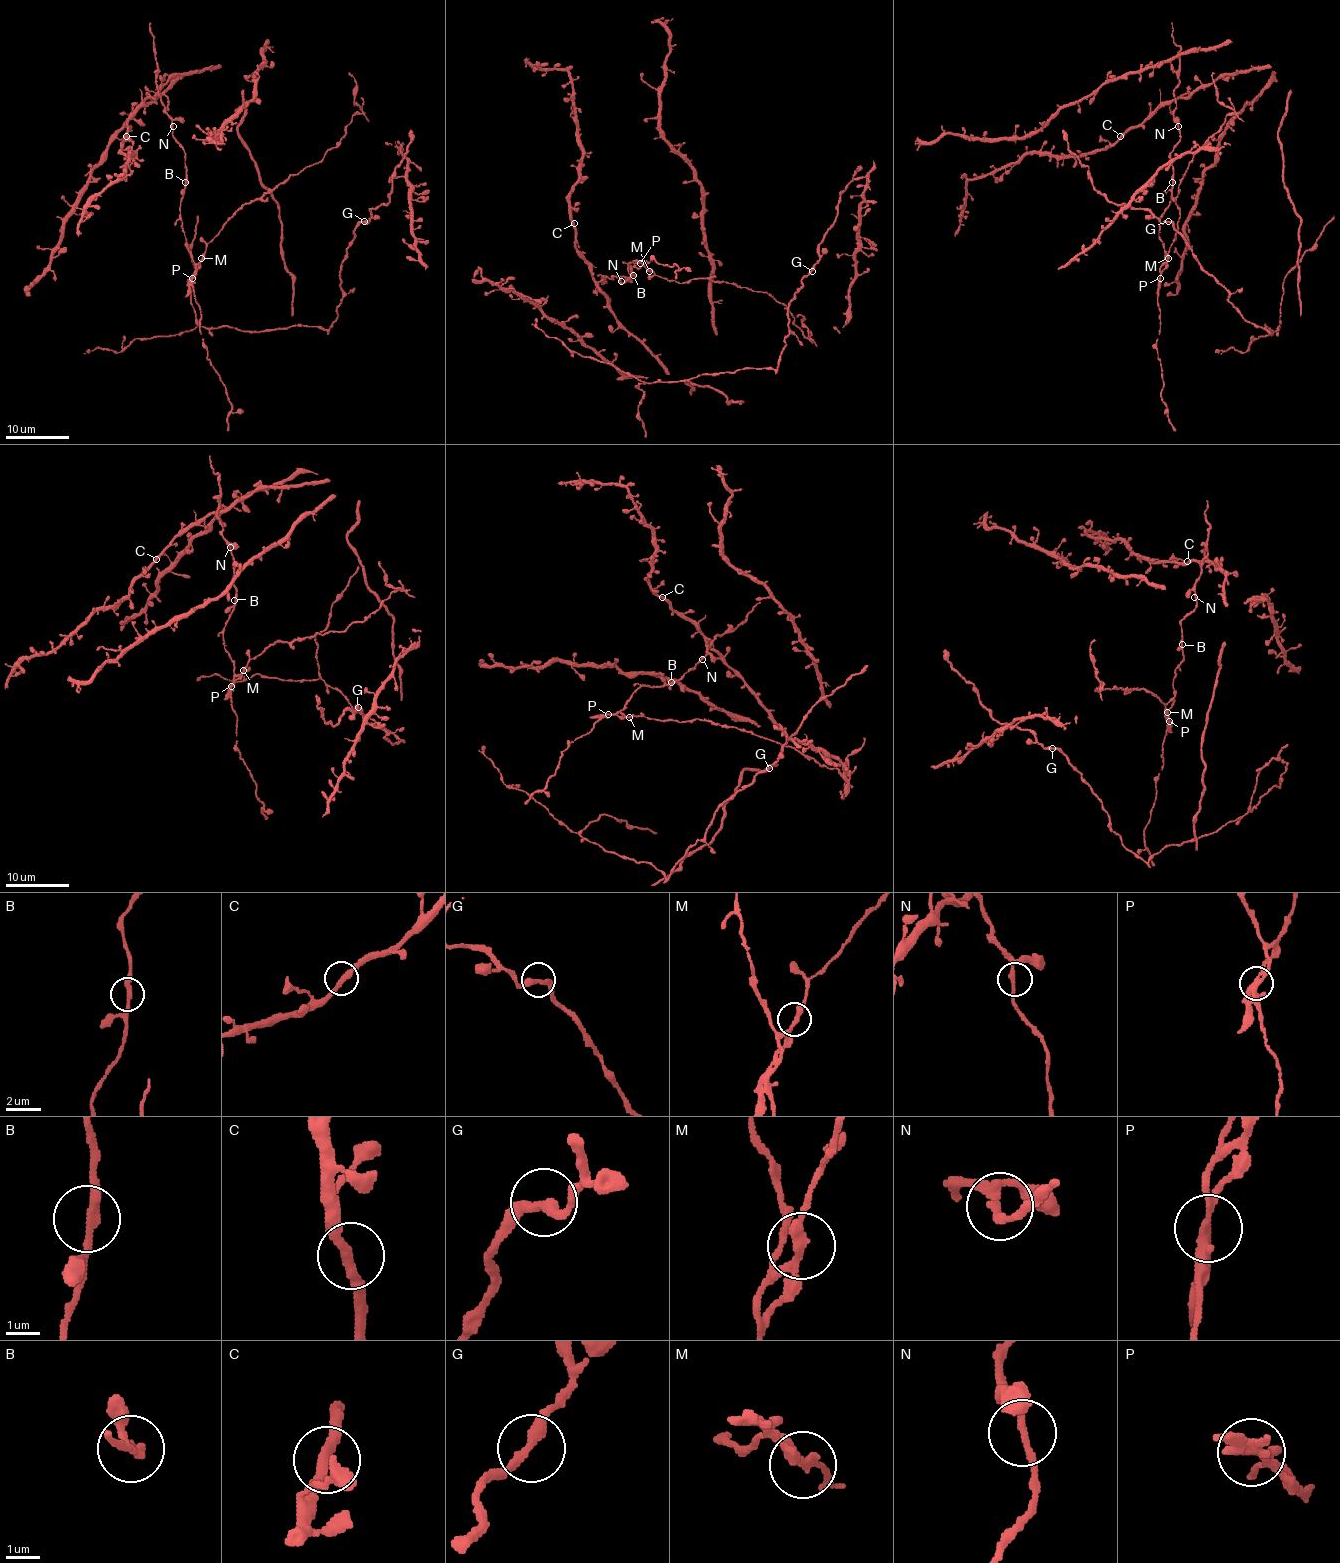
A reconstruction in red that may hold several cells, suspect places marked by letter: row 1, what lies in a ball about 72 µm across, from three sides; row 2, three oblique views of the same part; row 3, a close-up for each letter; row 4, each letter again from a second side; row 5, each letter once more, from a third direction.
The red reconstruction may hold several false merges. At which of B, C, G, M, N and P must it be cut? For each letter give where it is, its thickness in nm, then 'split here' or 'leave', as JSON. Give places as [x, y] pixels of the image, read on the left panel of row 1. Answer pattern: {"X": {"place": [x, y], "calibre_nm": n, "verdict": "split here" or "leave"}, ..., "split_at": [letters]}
{"B": {"place": [185, 182], "calibre_nm": 240, "verdict": "leave"}, "C": {"place": [126, 136], "calibre_nm": 300, "verdict": "leave"}, "G": {"place": [364, 221], "calibre_nm": 300, "verdict": "leave"}, "M": {"place": [201, 258], "calibre_nm": 240, "verdict": "split here"}, "N": {"place": [173, 126], "calibre_nm": 200, "verdict": "leave"}, "P": {"place": [192, 278], "calibre_nm": 320, "verdict": "split here"}, "split_at": ["M", "P"]}

